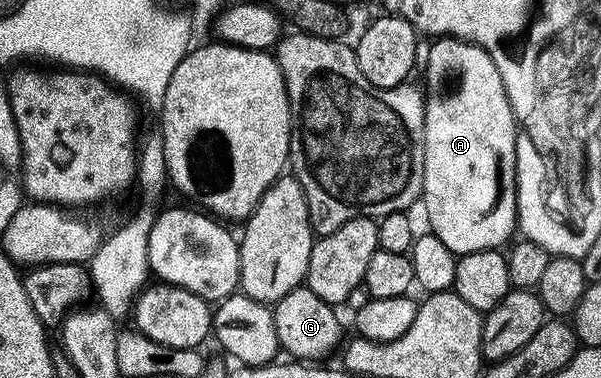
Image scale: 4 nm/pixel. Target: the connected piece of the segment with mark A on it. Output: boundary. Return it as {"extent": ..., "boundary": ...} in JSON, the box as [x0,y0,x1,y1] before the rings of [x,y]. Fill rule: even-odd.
{"extent":[422,38,518,256],"boundary":[[[446,38],[435,43],[436,46],[428,54],[428,74],[432,78],[448,78],[451,74],[457,74],[460,77],[460,87],[457,88],[456,94],[449,98],[432,98],[428,104],[428,115],[426,116],[426,132],[424,133],[424,161],[422,169],[424,171],[424,196],[422,207],[428,213],[428,222],[431,233],[436,235],[450,252],[457,256],[473,254],[474,252],[486,252],[487,250],[500,250],[515,235],[518,230],[516,217],[518,216],[518,204],[516,203],[516,140],[518,131],[518,119],[516,113],[512,111],[512,105],[508,99],[506,88],[502,84],[502,76],[494,64],[494,60],[482,48],[478,48],[469,42],[460,42],[457,38]]]}

